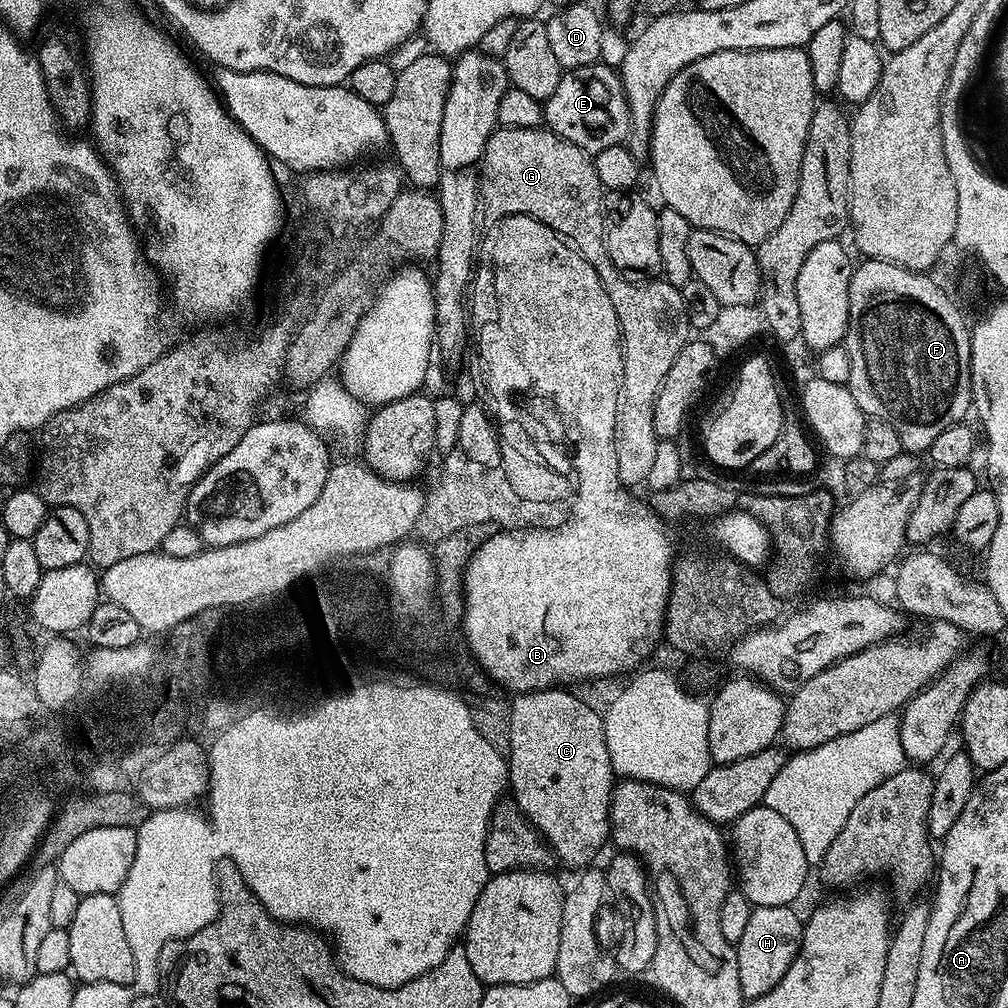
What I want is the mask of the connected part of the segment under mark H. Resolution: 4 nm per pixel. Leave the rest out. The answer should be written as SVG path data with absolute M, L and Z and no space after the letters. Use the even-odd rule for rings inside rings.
M782 906L753 907L746 922L740 941L734 946L738 958L738 978L740 993L746 998L765 996L778 982L782 982L782 974L790 970L794 958L800 953L804 941L805 921L800 920L795 907Z

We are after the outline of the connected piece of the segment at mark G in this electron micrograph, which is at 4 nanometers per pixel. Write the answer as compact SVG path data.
M497 127L492 133L492 137L486 142L484 147L484 155L480 157L478 165L478 187L480 189L480 203L482 205L483 215L496 216L495 218L503 218L505 216L532 216L538 222L542 222L546 226L550 226L550 230L554 230L564 240L567 240L578 254L582 254L582 258L586 258L586 262L590 262L590 266L594 266L594 270L598 274L598 278L604 284L607 293L610 294L610 302L614 302L614 310L618 314L618 322L620 323L620 345L622 346L622 386L620 387L620 397L618 398L618 414L616 415L616 454L620 458L620 472L623 473L624 480L635 481L648 473L649 465L652 464L652 457L658 454L658 446L660 440L654 430L654 402L658 390L662 386L662 382L666 378L666 374L670 370L670 366L674 366L674 358L678 358L678 354L682 350L682 346L688 343L690 339L690 325L688 315L686 314L686 306L684 305L684 294L681 289L676 288L673 284L668 283L663 278L648 278L645 284L631 284L631 279L625 278L620 269L614 266L614 262L608 253L608 247L604 241L604 198L605 189L601 188L598 182L598 176L592 165L589 153L582 151L578 146L574 146L570 142L566 142L562 138L558 138L553 132L539 128L502 128Z

